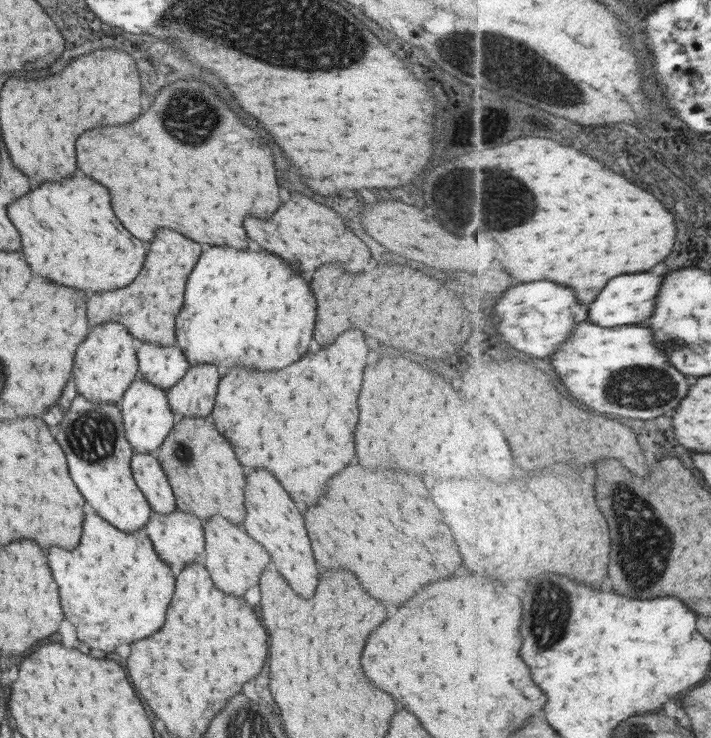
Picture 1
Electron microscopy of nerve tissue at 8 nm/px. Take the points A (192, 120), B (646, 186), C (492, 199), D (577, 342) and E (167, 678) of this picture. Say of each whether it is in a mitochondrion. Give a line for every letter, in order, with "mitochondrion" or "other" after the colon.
A: mitochondrion
B: other
C: mitochondrion
D: other
E: other

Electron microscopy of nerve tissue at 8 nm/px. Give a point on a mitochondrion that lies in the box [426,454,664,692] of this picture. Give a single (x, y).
(549, 622)

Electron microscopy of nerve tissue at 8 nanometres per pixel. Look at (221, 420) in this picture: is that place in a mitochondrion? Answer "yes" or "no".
no

